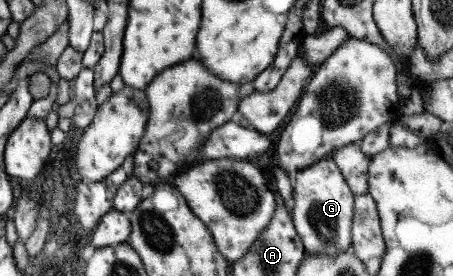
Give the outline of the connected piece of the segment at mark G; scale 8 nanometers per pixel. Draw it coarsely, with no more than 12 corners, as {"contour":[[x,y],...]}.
{"contour":[[330,157],[291,176],[304,252],[351,247],[353,197]]}

